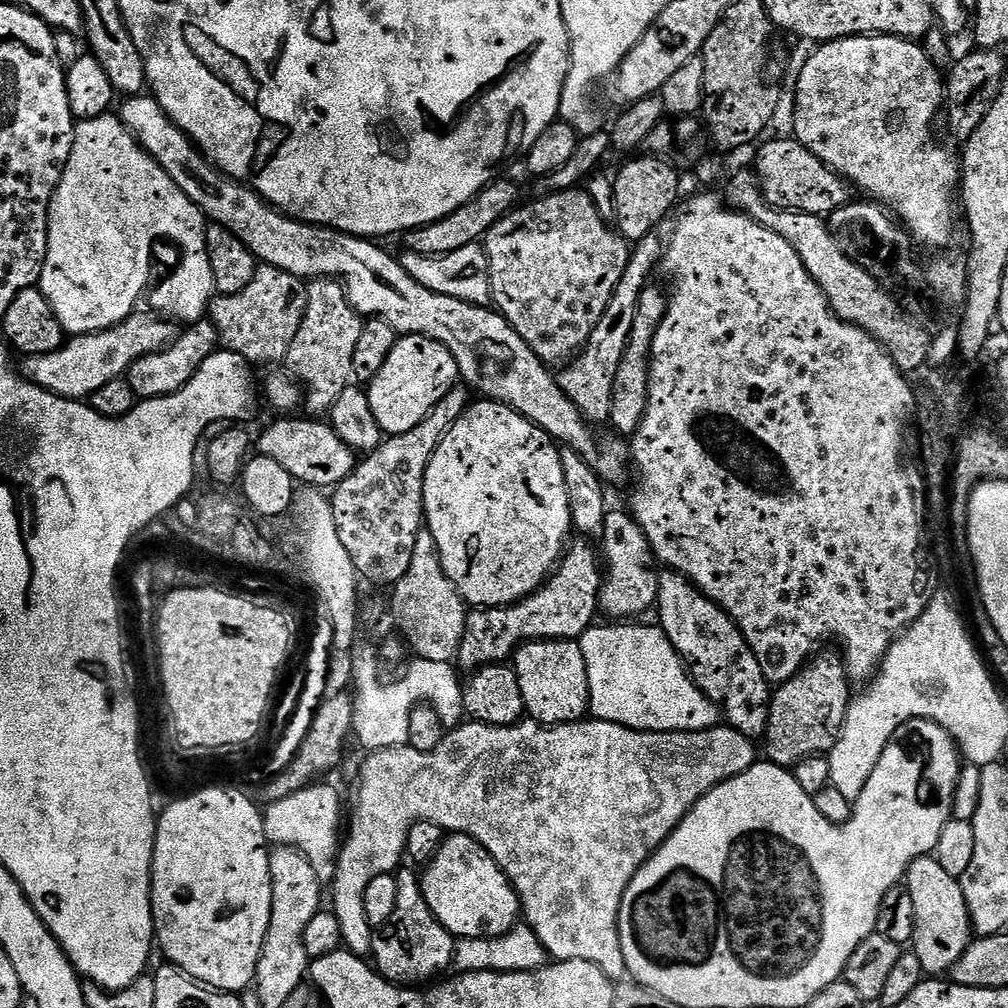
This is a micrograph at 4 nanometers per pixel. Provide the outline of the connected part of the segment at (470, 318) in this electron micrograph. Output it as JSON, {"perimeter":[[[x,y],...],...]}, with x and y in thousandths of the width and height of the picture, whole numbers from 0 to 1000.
{"perimeter":[[[140,93],[122,100],[124,103],[117,108],[119,120],[121,120],[131,134],[139,140],[140,147],[152,155],[161,169],[192,200],[209,221],[216,224],[224,224],[244,243],[244,248],[254,254],[258,262],[267,262],[276,268],[284,268],[284,272],[292,272],[299,276],[320,276],[322,278],[335,278],[341,284],[341,290],[345,293],[345,299],[351,304],[351,308],[362,315],[372,315],[387,319],[395,331],[403,333],[422,333],[428,337],[438,339],[454,359],[456,368],[455,376],[465,386],[476,388],[477,394],[492,397],[495,401],[501,401],[509,405],[514,411],[518,411],[526,419],[533,421],[543,433],[555,438],[561,443],[567,444],[579,457],[592,468],[600,481],[615,480],[625,472],[625,440],[622,436],[614,432],[599,433],[591,438],[588,422],[580,417],[579,413],[565,399],[561,391],[557,378],[547,373],[545,362],[539,361],[522,343],[522,339],[504,321],[504,316],[484,304],[475,302],[463,302],[454,296],[442,296],[438,292],[431,292],[431,288],[423,288],[423,284],[415,284],[403,268],[399,268],[396,257],[388,254],[381,246],[376,246],[376,241],[360,234],[349,234],[345,230],[336,230],[334,226],[321,226],[318,222],[306,222],[303,218],[294,218],[289,212],[283,212],[270,205],[266,199],[261,198],[250,187],[239,183],[237,179],[230,179],[223,171],[214,167],[201,151],[194,146],[190,138],[164,113],[163,107],[150,94]]]}

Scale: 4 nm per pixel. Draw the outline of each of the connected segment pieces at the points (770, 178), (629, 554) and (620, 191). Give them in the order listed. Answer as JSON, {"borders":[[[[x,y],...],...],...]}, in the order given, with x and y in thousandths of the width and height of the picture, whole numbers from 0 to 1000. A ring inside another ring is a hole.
{"borders":[[[[761,139],[753,144],[755,147],[750,155],[748,169],[754,176],[758,194],[769,206],[820,216],[840,204],[846,197],[846,184],[832,175],[822,163],[816,163],[804,148],[796,145],[793,139]]],[[[604,506],[599,519],[597,552],[601,557],[601,574],[595,581],[594,606],[599,607],[604,616],[623,617],[635,613],[638,607],[647,607],[651,602],[651,590],[655,580],[653,557],[647,548],[645,538],[627,513],[626,507]]],[[[639,153],[636,159],[625,160],[615,172],[610,172],[607,181],[611,201],[609,222],[620,238],[634,240],[637,236],[648,233],[652,229],[651,225],[663,213],[664,215],[668,213],[676,197],[675,175],[676,172],[669,164],[646,153]],[[671,197],[673,197],[672,202]],[[667,205],[669,205],[668,210]]]]}

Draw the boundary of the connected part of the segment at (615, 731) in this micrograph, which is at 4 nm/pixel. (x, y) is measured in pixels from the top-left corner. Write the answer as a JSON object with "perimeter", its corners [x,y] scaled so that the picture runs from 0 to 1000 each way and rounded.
{"perimeter":[[[524,712],[515,718],[508,718],[505,722],[460,716],[441,729],[433,746],[411,744],[407,740],[370,745],[365,750],[366,754],[357,762],[357,783],[353,786],[349,814],[346,817],[344,814],[343,828],[339,833],[337,847],[333,850],[333,870],[327,878],[327,884],[329,884],[327,904],[335,911],[335,919],[339,919],[340,939],[358,950],[368,945],[371,923],[363,911],[363,883],[367,880],[368,873],[375,871],[375,867],[392,866],[398,860],[397,852],[399,854],[402,852],[405,828],[410,819],[420,813],[430,813],[432,817],[440,821],[441,826],[461,825],[466,831],[474,834],[494,855],[494,859],[504,868],[505,875],[511,879],[513,887],[516,888],[518,909],[523,920],[530,923],[530,927],[538,935],[541,945],[549,953],[589,954],[589,958],[596,960],[604,972],[614,974],[621,968],[615,934],[615,900],[624,875],[631,870],[633,862],[663,834],[670,821],[683,811],[684,804],[705,782],[719,778],[724,772],[736,768],[741,762],[751,757],[752,742],[751,739],[749,742],[746,738],[749,737],[743,731],[721,720],[702,722],[699,726],[634,726],[604,714],[590,712],[580,712],[569,718],[549,718],[547,720],[533,718],[531,714]]]}

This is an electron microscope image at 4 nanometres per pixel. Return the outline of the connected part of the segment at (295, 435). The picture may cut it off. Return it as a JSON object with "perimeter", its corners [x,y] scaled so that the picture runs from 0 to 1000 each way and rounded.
{"perimeter":[[[317,415],[274,416],[278,417],[272,418],[256,433],[256,448],[264,454],[272,454],[272,458],[278,459],[291,476],[313,486],[329,486],[352,466],[355,450],[343,438],[339,438],[339,435],[335,435],[328,420]]]}

